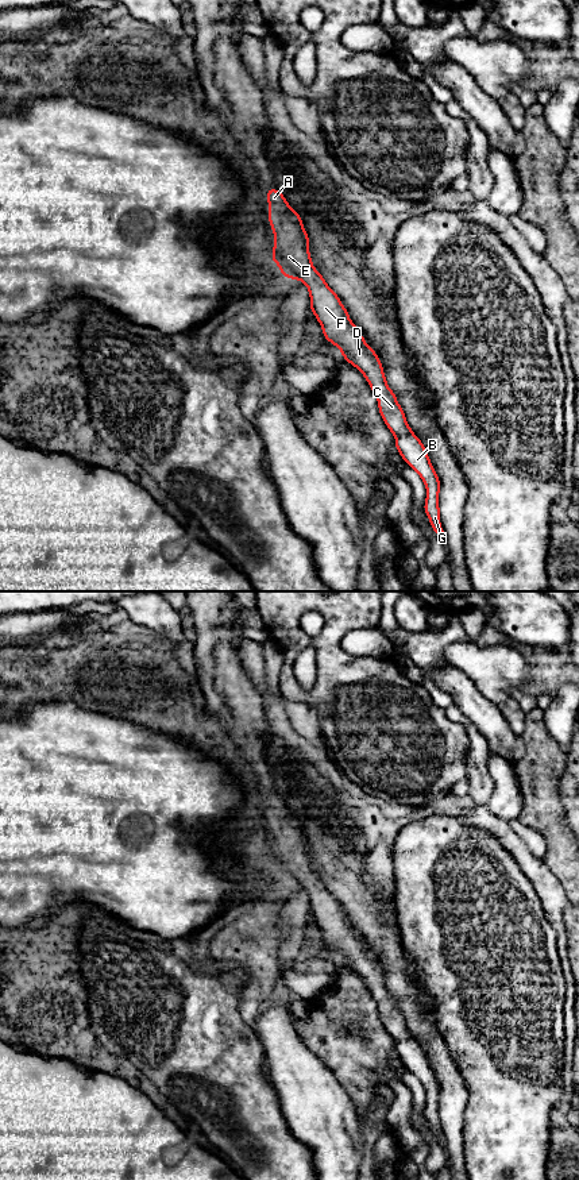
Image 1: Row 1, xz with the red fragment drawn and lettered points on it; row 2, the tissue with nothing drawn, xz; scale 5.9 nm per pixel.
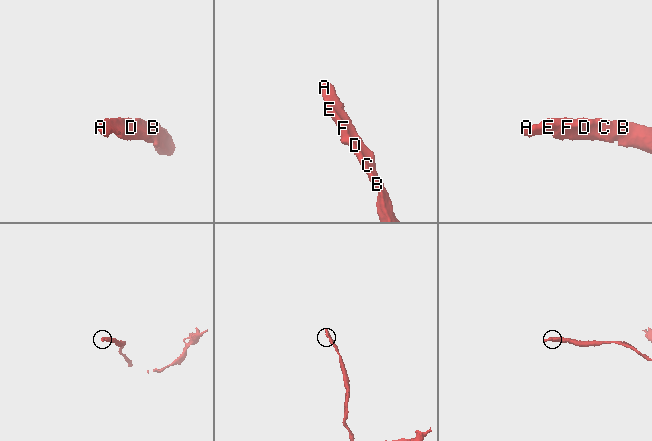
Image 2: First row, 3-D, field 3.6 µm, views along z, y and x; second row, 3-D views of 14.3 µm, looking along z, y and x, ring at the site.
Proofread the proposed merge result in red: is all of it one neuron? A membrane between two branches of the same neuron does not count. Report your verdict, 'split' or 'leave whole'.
leave whole

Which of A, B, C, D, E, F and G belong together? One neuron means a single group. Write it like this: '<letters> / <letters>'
A B C D E F G

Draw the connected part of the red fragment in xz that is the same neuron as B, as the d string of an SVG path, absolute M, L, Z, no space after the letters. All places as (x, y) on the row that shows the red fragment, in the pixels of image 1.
M273 188L267 189L269 224L274 232L274 252L270 255L283 277L302 281L310 297L309 309L323 328L323 336L335 344L343 359L355 366L368 382L378 400L378 409L386 427L395 436L401 458L421 477L426 487L424 504L429 522L444 543L440 524L439 493L440 479L435 471L422 441L409 427L405 412L394 392L387 386L383 366L377 352L366 344L358 325L343 306L339 296L328 286L314 269L309 252L309 236L302 217L287 204L285 196Z

